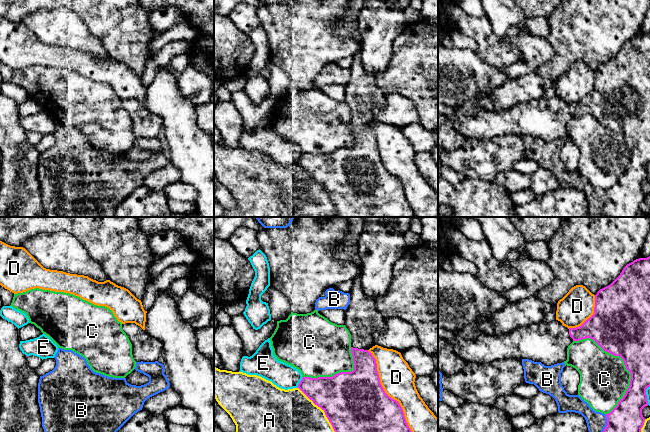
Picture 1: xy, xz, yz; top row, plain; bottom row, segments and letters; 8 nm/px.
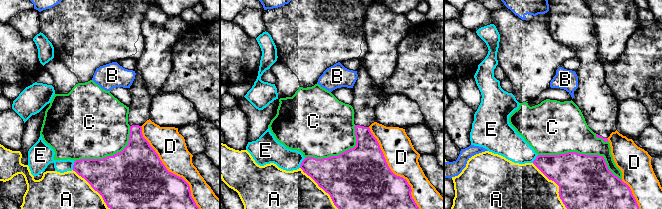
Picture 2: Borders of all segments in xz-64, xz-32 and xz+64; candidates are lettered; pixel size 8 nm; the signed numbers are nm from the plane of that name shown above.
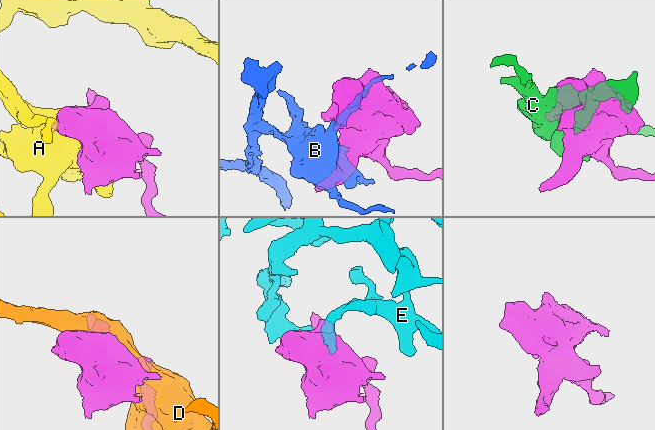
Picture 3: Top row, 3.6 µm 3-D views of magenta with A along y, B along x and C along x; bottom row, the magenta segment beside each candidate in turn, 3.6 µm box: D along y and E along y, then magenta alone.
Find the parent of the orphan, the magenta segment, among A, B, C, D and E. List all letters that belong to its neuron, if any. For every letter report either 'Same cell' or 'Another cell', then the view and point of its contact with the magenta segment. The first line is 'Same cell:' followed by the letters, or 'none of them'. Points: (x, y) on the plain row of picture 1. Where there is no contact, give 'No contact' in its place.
Same cell: none of them
A: Another cell. Touches magenta at xz (325, 189)
B: Another cell. Touches magenta at yz (606, 202)
C: Another cell. Touches magenta at yz (624, 138)
D: Another cell. Touches magenta at xz (390, 173)
E: Another cell. Touches magenta at xz (300, 158)

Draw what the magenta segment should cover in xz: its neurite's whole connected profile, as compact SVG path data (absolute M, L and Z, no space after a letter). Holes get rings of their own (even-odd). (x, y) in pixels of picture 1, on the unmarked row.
M360 51L352 57L350 79L345 86L345 102L351 110L354 146L332 153L303 153L297 164L325 188L337 217L416 217L399 178L385 169L376 135L368 127L376 121L373 109L384 104L385 94L377 86L375 77L364 69Z

